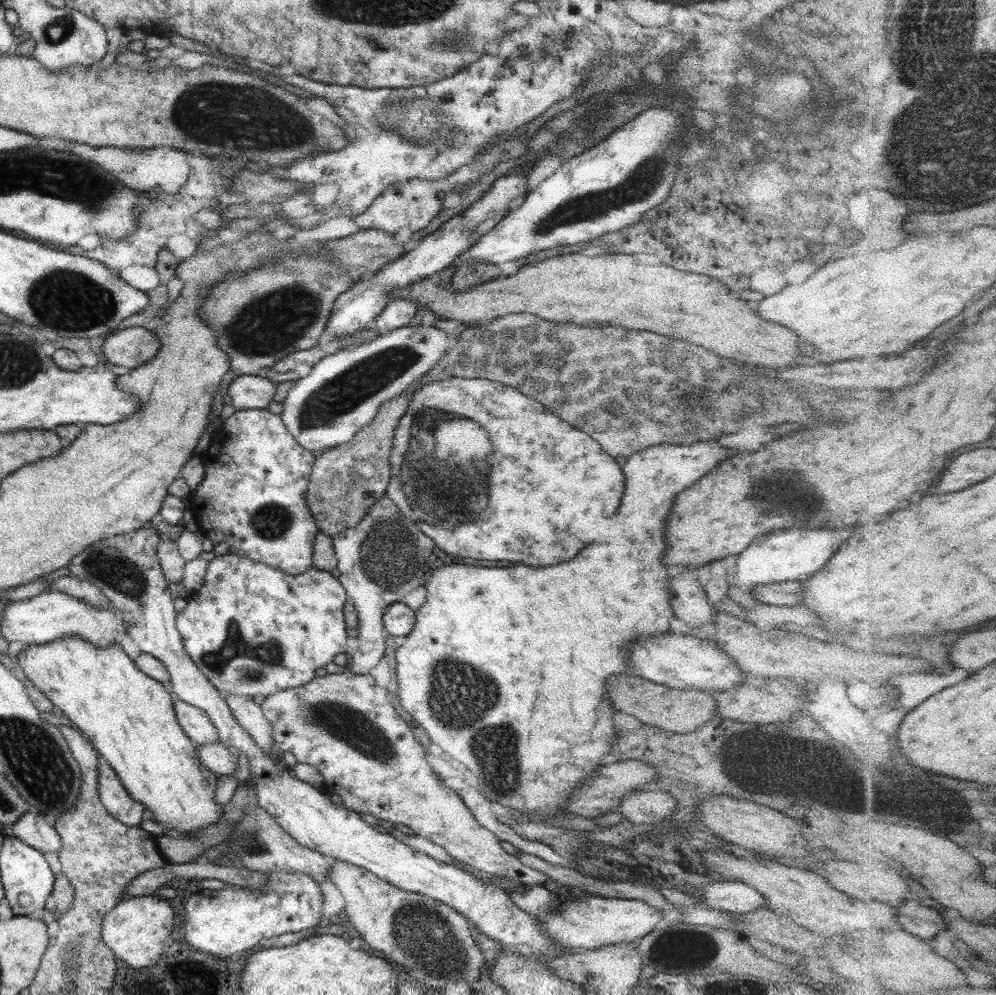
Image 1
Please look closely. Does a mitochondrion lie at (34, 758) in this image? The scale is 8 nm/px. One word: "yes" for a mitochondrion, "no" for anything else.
yes

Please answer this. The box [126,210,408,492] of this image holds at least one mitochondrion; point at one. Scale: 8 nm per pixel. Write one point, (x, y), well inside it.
(262, 327)

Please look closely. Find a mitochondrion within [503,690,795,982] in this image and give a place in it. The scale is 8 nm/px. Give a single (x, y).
(683, 949)

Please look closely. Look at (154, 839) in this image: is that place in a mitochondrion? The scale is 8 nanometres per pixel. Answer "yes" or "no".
no

